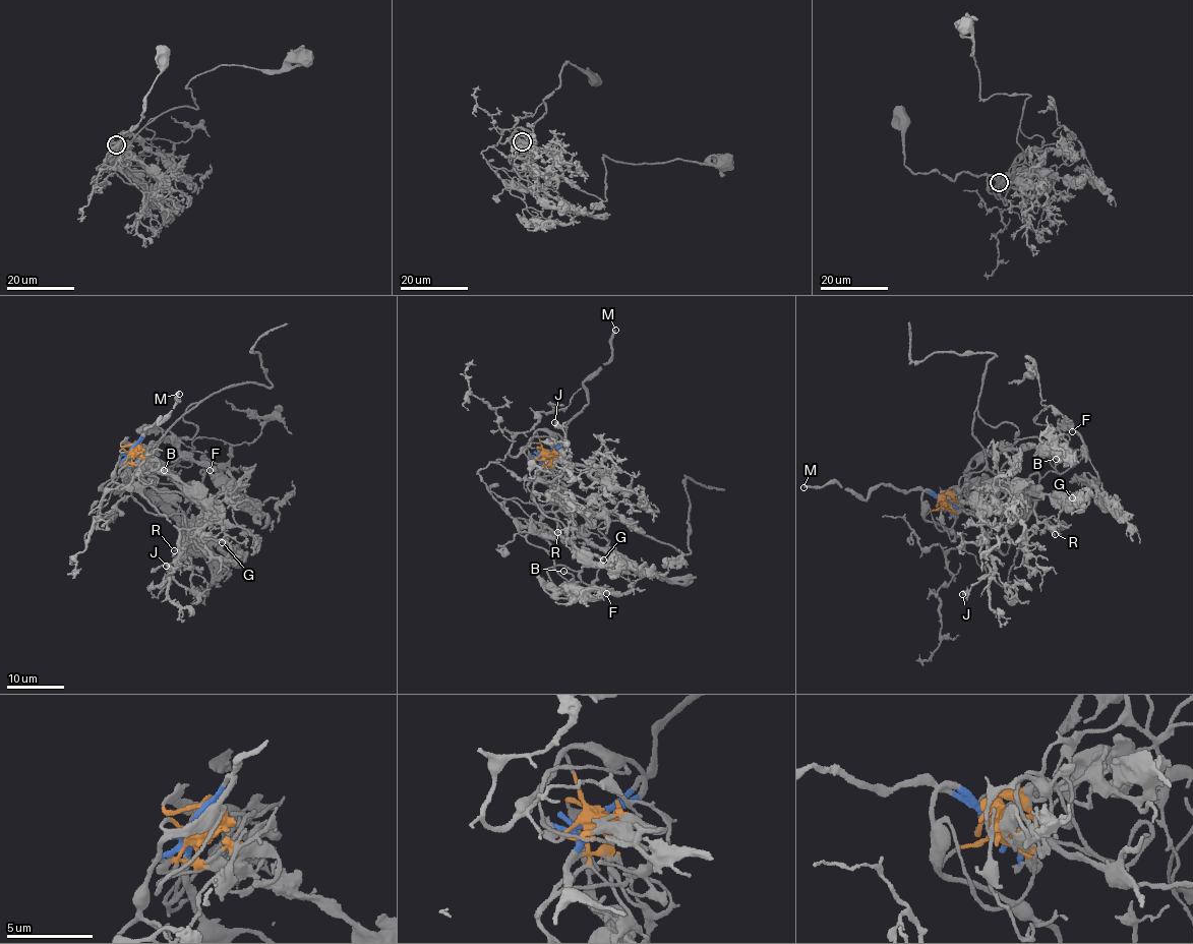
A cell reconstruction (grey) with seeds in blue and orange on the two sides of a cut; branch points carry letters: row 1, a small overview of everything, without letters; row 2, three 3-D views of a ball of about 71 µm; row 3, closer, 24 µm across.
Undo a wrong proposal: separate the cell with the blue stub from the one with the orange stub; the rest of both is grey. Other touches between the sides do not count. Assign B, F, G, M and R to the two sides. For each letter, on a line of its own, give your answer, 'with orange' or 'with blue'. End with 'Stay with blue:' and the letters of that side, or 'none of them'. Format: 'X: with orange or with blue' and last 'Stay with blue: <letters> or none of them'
B: with orange
F: with orange
G: with orange
M: with blue
R: with blue
Stay with blue: M, R

